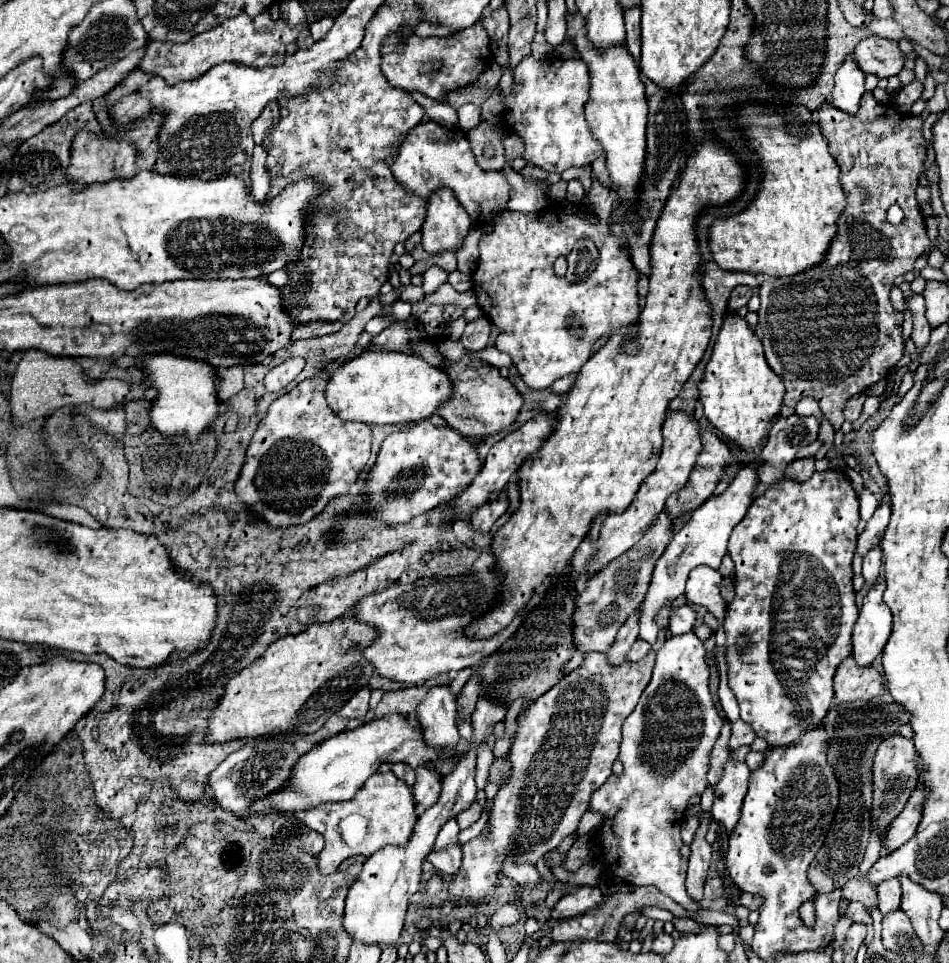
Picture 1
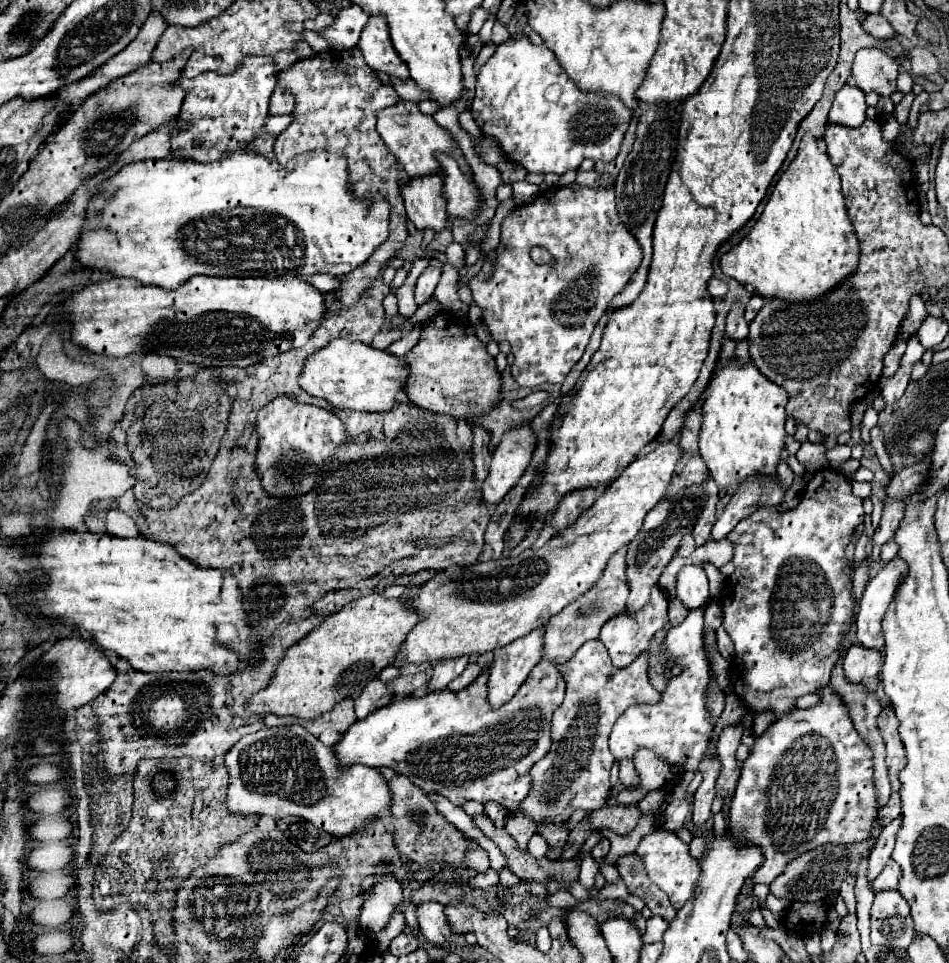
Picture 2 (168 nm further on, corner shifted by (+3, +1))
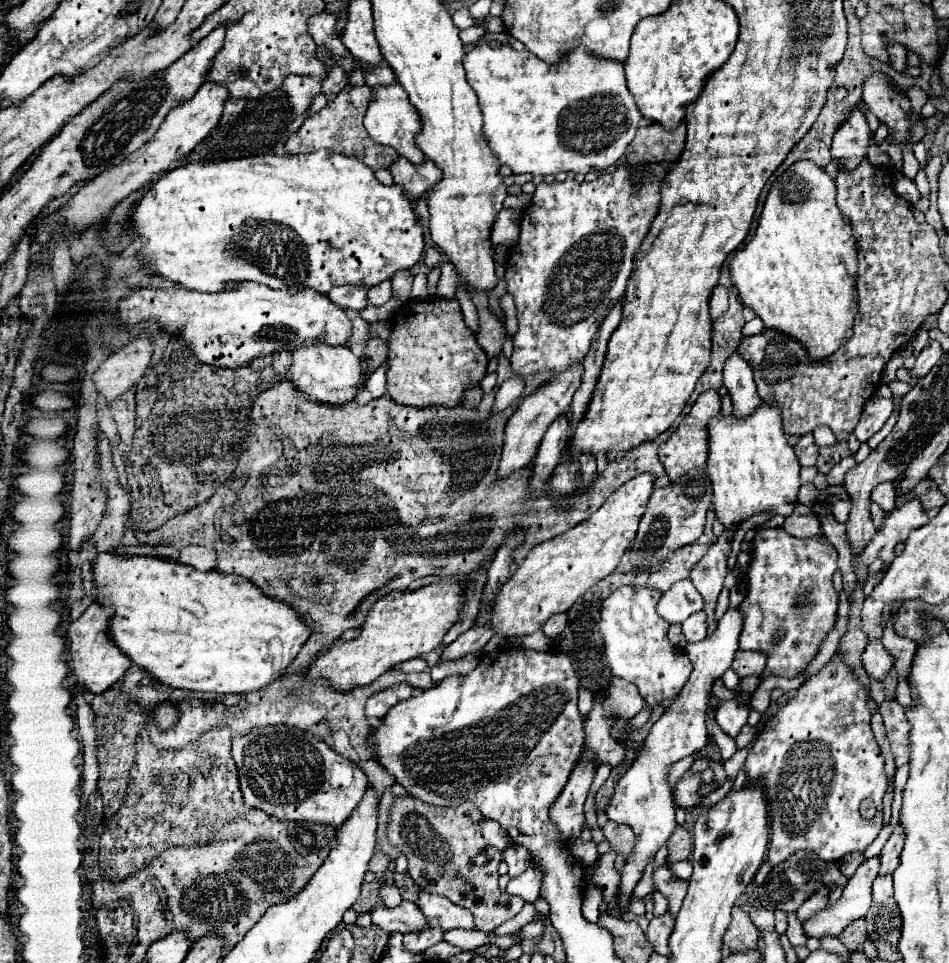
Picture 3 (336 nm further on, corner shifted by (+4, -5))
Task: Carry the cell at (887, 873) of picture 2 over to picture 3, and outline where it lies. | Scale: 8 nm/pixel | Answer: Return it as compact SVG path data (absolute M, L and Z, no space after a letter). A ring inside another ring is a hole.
M897 825L891 831L885 847L881 849L881 855L879 855L881 871L879 871L879 875L891 875L899 867L899 855L903 849L903 839L905 839L905 831L901 825Z

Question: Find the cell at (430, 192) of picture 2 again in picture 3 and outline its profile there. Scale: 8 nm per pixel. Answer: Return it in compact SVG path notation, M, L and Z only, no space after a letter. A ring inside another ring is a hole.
M399 157L389 165L389 171L393 173L395 183L405 187L405 193L411 201L427 195L429 187L441 179L441 169L431 159L425 159L421 165L413 165L405 157Z

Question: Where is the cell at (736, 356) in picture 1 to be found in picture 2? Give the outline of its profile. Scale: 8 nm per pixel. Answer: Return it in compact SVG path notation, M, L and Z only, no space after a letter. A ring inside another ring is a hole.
M732 357L726 365L716 369L702 405L700 455L712 479L722 489L732 493L744 477L754 473L776 475L780 449L786 443L786 401L788 393L780 385L766 381L750 359L740 363L738 357Z

